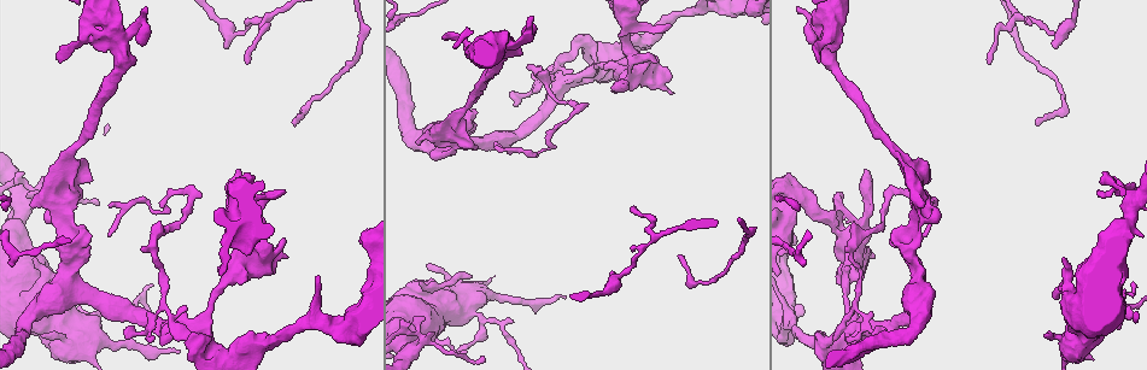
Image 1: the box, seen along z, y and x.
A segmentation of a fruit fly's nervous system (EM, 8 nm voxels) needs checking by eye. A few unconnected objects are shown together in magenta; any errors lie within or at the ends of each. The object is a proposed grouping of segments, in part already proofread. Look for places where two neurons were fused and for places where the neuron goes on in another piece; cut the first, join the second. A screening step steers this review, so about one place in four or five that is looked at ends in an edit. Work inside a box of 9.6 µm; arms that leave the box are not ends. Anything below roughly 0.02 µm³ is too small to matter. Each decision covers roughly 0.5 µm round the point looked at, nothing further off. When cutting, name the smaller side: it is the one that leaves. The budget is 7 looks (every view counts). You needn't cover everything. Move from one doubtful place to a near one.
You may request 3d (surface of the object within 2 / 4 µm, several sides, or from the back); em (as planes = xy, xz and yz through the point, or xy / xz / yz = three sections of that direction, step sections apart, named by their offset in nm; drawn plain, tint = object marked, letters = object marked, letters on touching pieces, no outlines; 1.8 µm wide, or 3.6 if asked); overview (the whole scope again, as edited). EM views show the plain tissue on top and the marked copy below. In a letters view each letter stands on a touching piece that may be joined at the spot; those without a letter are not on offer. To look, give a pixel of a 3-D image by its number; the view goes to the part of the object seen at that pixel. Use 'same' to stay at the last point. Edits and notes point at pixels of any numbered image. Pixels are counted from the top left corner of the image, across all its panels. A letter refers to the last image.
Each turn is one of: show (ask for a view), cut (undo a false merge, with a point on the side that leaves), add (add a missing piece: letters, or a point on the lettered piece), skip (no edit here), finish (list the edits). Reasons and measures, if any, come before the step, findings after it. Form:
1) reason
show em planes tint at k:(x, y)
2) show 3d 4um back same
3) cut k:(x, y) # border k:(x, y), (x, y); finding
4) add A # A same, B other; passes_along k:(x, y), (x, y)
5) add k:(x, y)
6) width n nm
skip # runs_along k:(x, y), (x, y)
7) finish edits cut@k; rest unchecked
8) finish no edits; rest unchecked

thin arm on a thick one
show 3d 4um at 1:(112, 28)

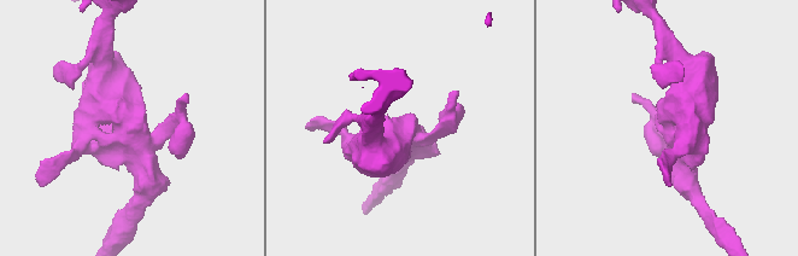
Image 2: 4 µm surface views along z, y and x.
arms 4
show em yz step 8 tint at 2:(128, 134)

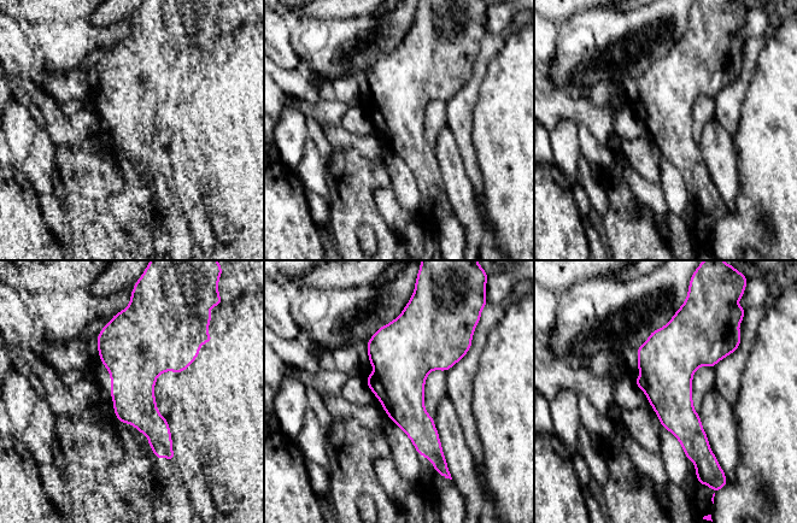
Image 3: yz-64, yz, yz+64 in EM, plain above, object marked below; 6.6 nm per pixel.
show em planes letters same

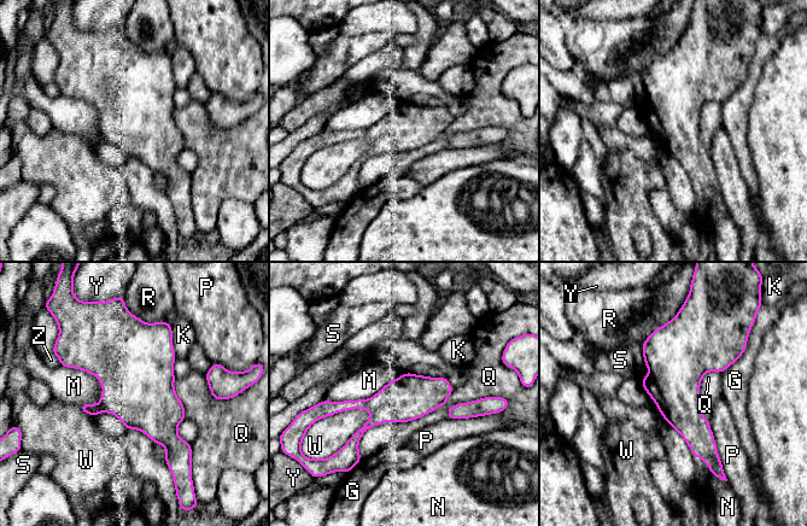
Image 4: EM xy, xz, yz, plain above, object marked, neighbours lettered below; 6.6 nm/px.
width 300 nm
skip # G other, K other, M other, N other, P other, Q other, R other, S other, W other, Y other, Z other; runs_along 4:(449, 389), (333, 410); continuous, no second neuron

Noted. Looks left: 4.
looks like a crossing
show em planes tint at 1:(851, 265)

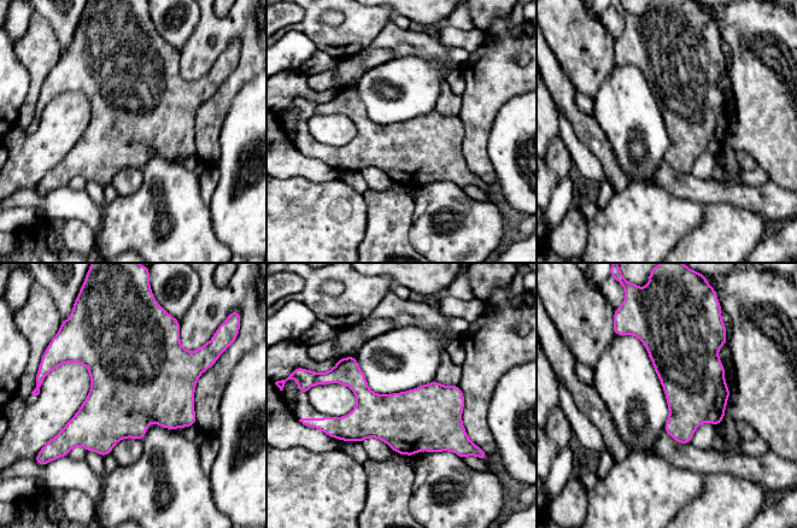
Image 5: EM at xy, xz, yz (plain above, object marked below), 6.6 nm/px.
what lies round it
show em planes letters same

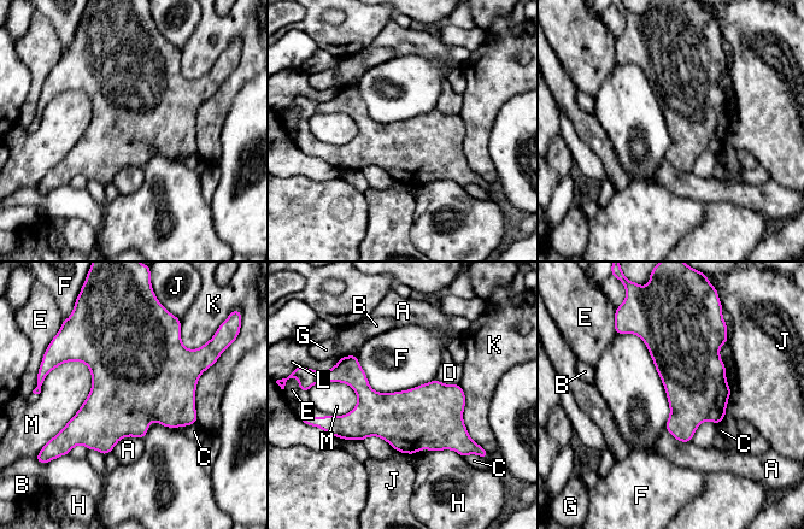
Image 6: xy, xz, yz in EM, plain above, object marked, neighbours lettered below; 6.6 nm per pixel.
longest_contact F 700 nm
skip # A other, B other, C other, D other, E other, F other, G other, H other, J other, K other, L other, M other; continuous, no second neuron

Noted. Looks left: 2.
show em planes letters at 1:(1045, 26)

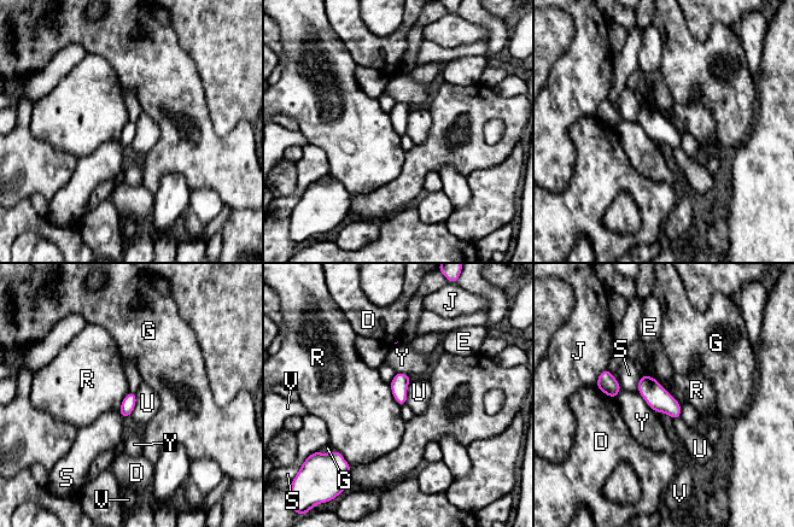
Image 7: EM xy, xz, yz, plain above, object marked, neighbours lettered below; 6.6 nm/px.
longest_contact Y 180 nm
skip # D other, E other, G other, J other, R other, S other, U other, V other, Y other; one neuron here

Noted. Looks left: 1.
finish no edits; rest unchecked

